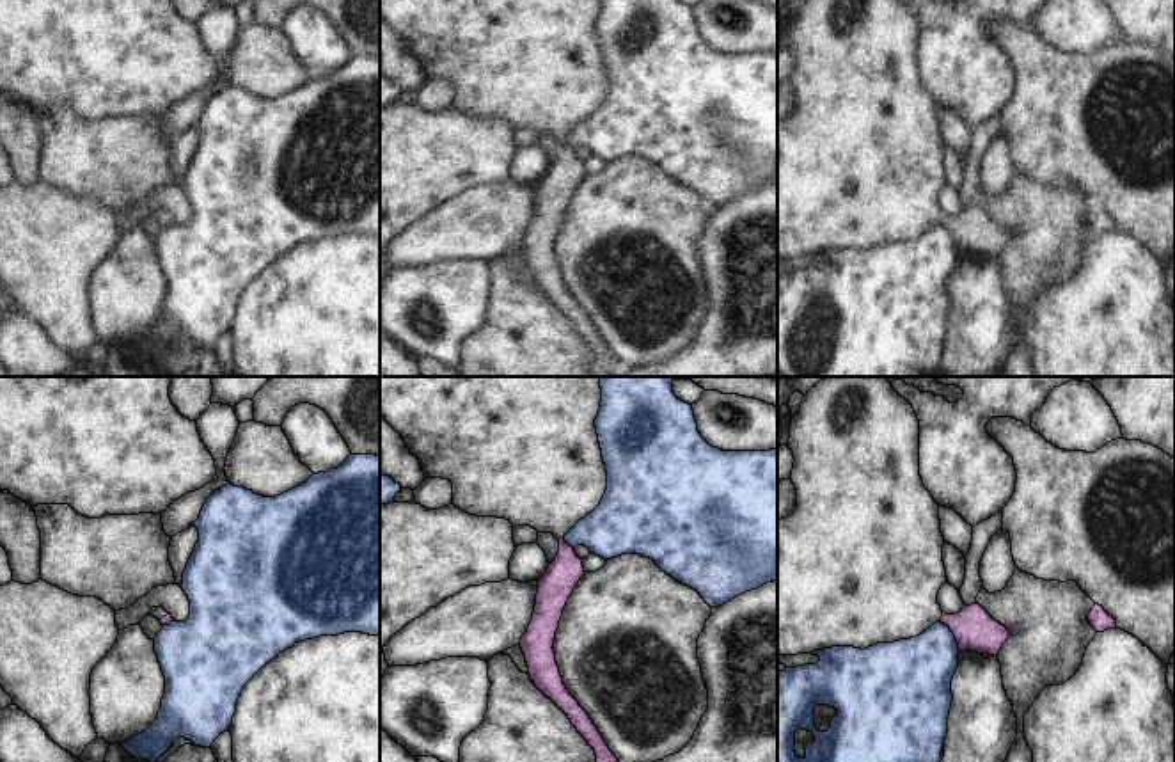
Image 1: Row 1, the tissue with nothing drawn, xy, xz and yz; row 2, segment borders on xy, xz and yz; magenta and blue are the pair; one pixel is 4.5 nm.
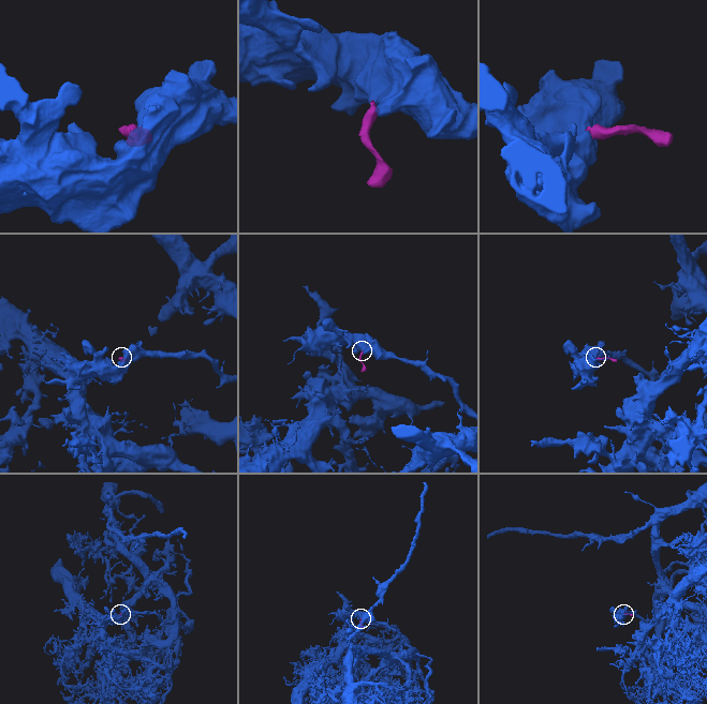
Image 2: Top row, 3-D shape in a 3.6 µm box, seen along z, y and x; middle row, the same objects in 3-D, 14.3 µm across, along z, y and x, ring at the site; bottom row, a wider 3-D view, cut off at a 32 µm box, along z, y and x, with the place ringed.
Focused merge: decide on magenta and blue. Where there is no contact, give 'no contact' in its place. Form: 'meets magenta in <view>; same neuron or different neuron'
meets magenta in yz; different neuron

